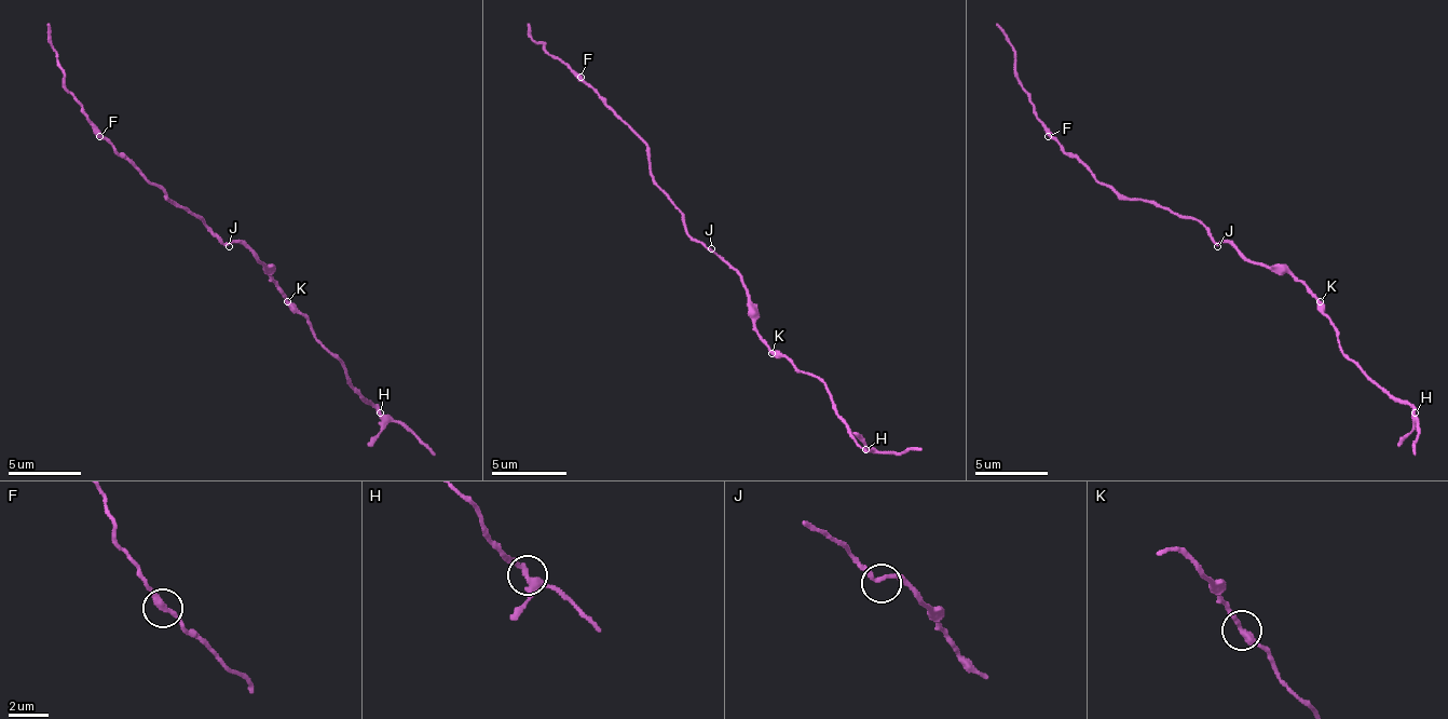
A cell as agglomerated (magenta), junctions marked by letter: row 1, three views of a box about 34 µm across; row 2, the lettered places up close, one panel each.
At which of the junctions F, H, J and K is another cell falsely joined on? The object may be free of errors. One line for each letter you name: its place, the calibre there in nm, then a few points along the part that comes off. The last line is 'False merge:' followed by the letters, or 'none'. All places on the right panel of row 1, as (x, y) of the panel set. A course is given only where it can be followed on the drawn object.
H: at (1415, 412); 280 nm thick; foreign part runs (1416, 412), (1416, 456)
False merge: H

